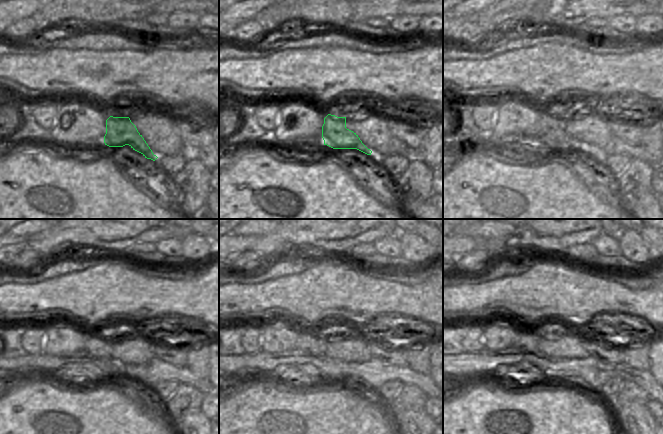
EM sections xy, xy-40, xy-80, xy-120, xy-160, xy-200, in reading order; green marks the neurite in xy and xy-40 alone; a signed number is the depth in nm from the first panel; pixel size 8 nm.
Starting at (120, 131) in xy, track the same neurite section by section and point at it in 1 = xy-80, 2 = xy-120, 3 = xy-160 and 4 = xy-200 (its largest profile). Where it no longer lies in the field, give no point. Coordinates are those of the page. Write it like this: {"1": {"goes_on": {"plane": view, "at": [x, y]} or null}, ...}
{"1": {"goes_on": {"plane": "xy-80", "at": [553, 133]}}, "2": {"goes_on": {"plane": "xy-120", "at": [94, 345]}}, "3": {"goes_on": {"plane": "xy-160", "at": [311, 343]}}, "4": {"goes_on": {"plane": "xy-200", "at": [526, 342]}}}

